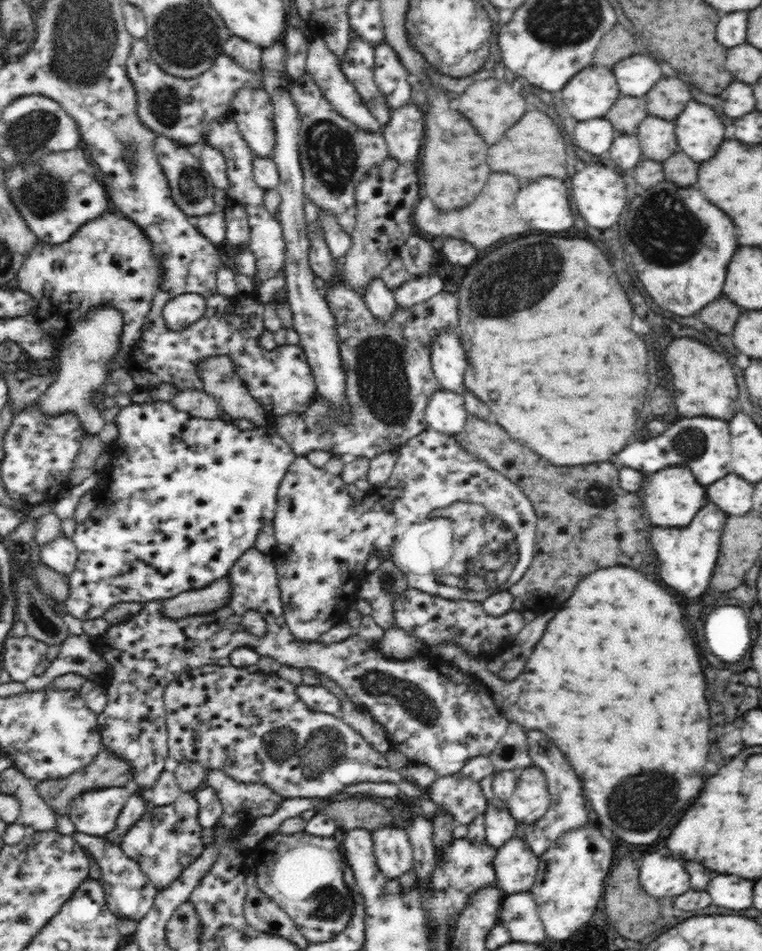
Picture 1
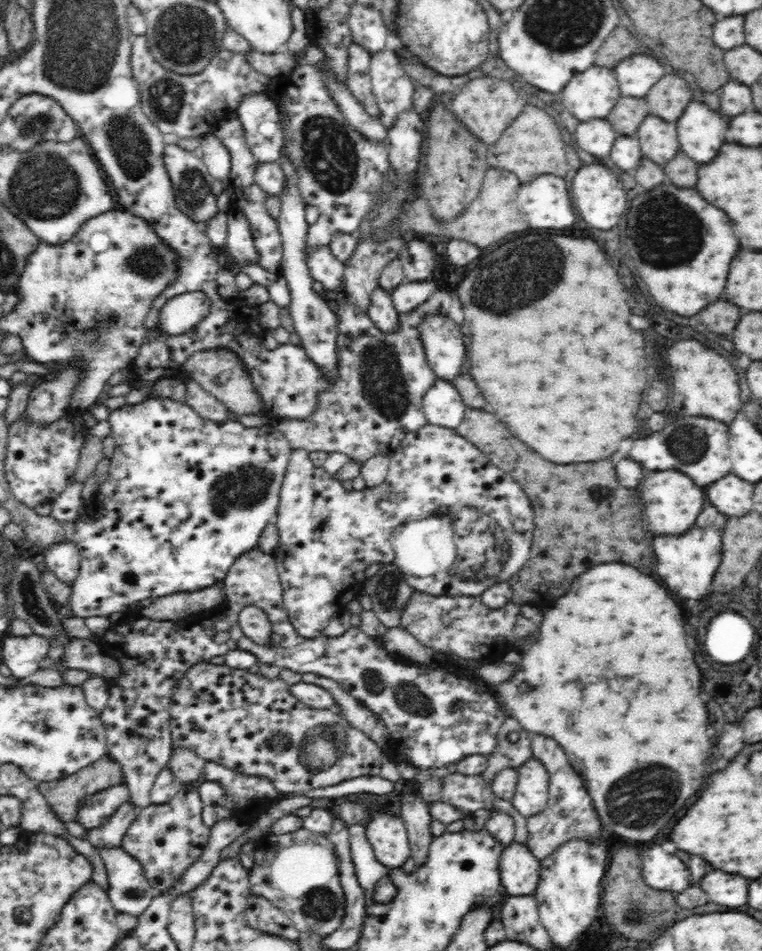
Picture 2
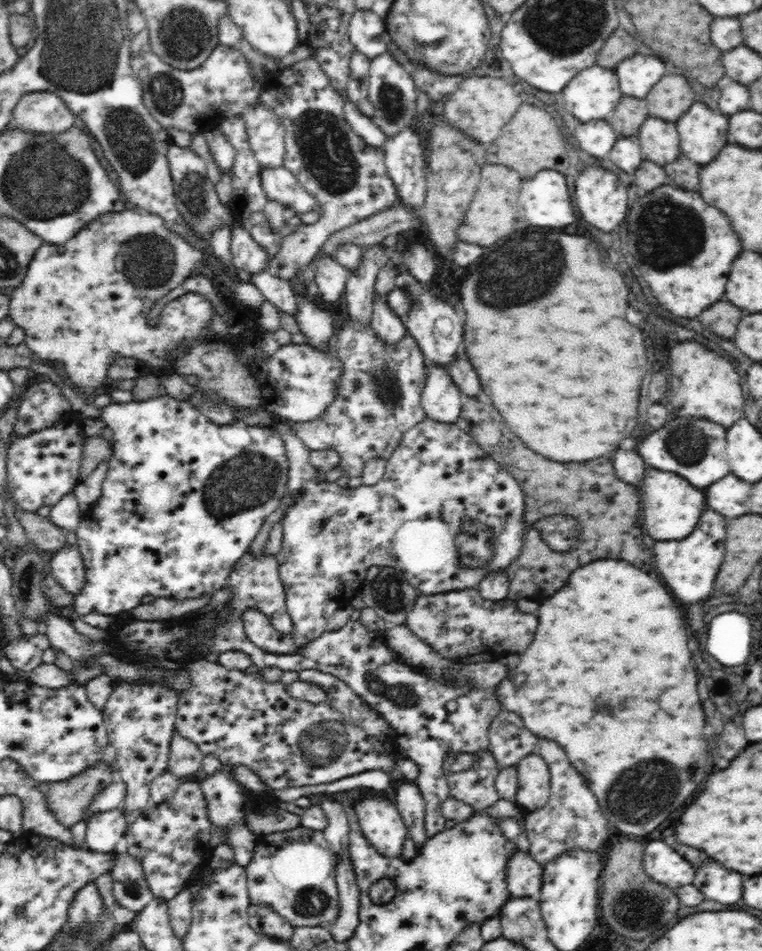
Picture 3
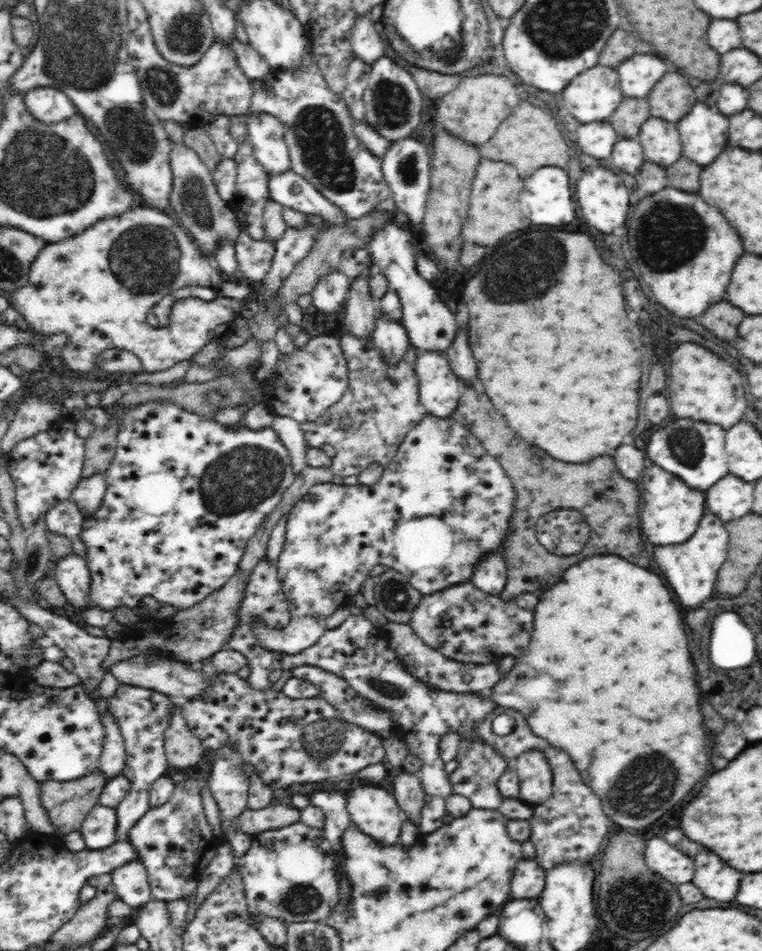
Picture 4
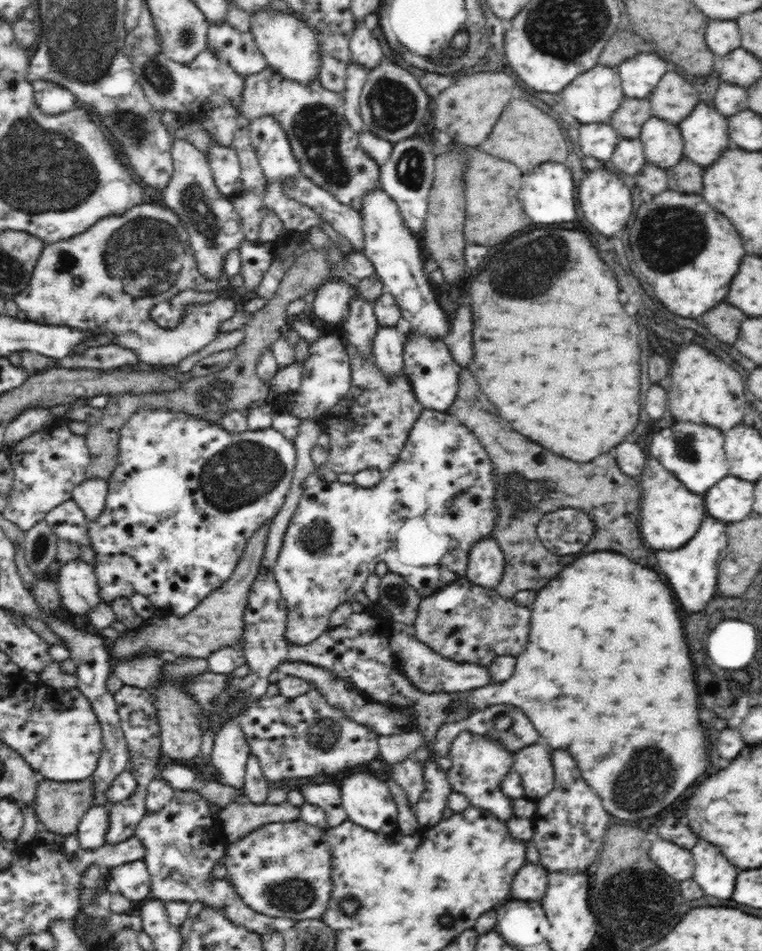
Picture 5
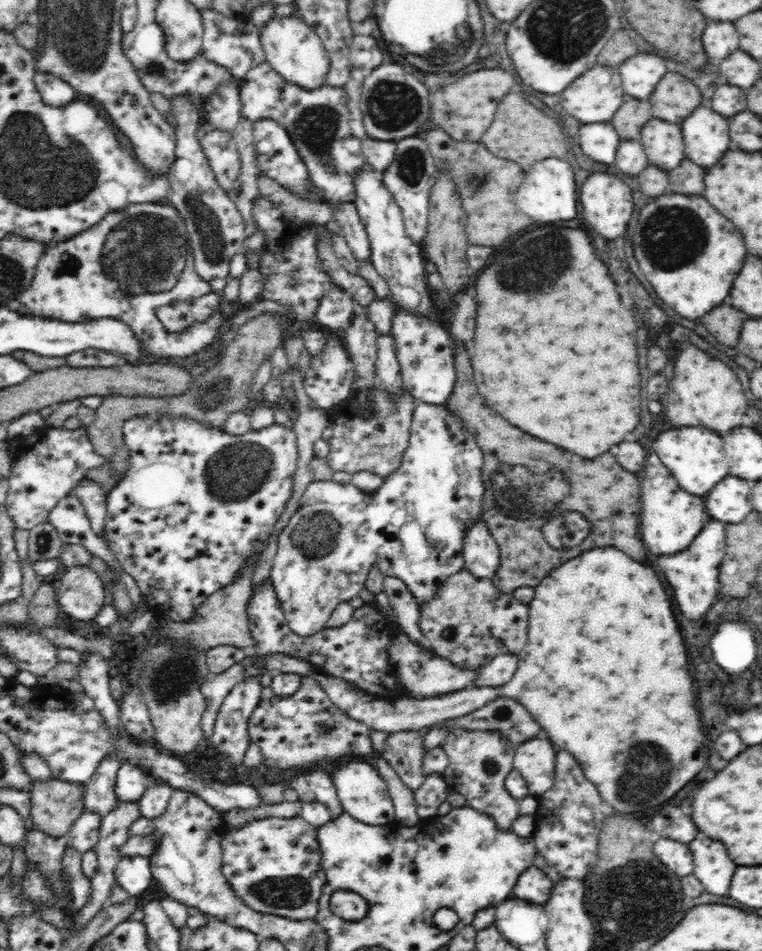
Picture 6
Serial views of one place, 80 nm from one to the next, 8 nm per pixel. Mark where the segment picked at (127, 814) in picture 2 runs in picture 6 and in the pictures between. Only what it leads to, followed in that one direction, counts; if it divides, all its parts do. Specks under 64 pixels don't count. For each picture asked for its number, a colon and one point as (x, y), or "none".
3: (104, 829)
4: (98, 830)
5: (94, 824)
6: (82, 835)

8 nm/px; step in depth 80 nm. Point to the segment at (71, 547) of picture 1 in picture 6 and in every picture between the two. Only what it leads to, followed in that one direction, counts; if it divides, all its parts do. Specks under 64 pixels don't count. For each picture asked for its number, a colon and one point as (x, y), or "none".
2: (63, 559)
3: (68, 569)
4: (73, 576)
5: (80, 593)
6: (80, 592)

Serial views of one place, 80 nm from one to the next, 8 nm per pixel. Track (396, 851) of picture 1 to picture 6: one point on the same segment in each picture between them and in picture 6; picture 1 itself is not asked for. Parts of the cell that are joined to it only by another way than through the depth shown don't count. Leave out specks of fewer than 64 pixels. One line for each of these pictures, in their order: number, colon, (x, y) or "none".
2: (388, 836)
3: (381, 823)
4: (374, 810)
5: (367, 801)
6: (363, 793)

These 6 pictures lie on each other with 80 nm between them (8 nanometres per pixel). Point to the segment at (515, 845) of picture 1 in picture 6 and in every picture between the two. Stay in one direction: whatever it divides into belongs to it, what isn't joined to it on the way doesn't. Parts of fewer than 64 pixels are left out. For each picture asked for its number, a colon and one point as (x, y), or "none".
2: (519, 869)
3: (524, 875)
4: (528, 881)
5: (530, 883)
6: (534, 885)

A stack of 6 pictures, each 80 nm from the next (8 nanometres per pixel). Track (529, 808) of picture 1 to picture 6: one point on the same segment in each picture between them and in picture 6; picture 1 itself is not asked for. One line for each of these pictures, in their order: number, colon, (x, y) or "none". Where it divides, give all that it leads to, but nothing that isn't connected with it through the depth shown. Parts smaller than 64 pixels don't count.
2: (531, 797)
3: (533, 774)
4: (534, 771)
5: (533, 763)
6: (534, 758)

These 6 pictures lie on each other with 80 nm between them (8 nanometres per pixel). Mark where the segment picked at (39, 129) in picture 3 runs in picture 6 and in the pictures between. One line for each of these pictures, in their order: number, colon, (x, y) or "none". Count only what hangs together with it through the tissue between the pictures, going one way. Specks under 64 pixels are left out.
4: (49, 105)
5: (52, 99)
6: (53, 90)

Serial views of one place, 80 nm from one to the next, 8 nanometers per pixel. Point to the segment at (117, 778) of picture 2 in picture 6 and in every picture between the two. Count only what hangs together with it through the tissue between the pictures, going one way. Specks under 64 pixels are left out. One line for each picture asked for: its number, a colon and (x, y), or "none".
3: (69, 801)
4: (66, 804)
5: (59, 806)
6: (55, 805)

